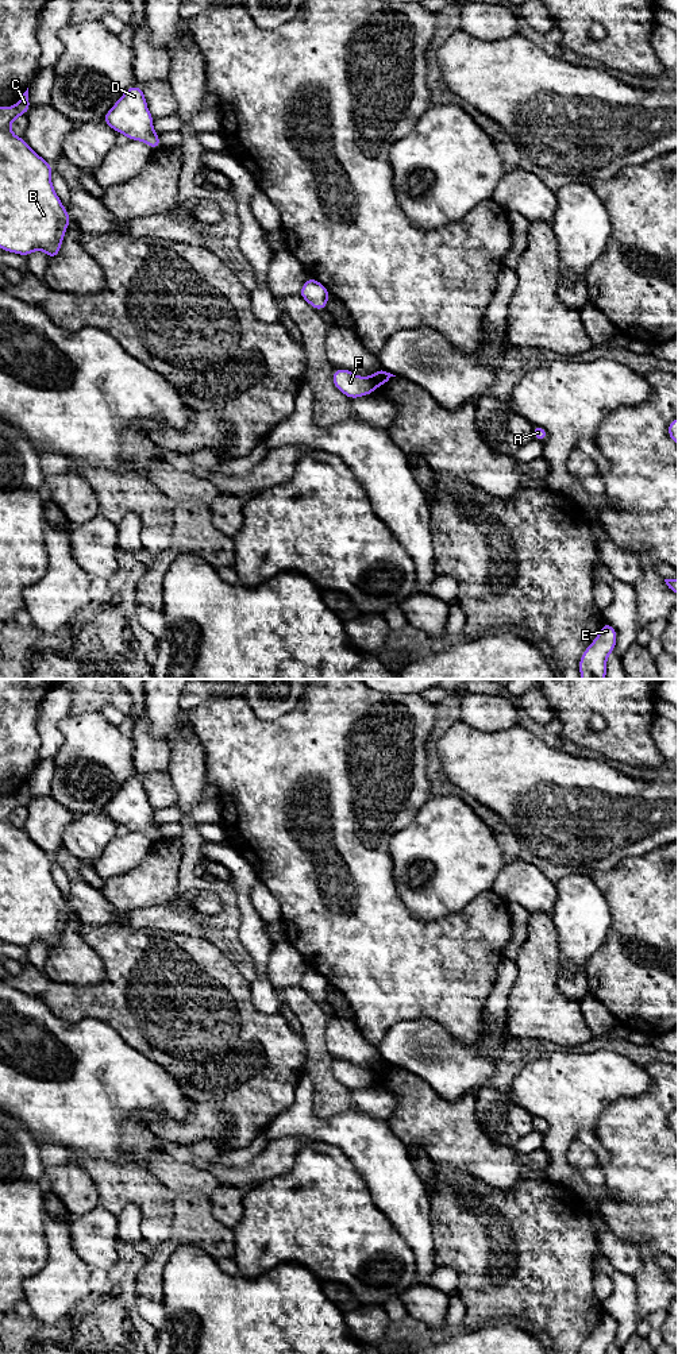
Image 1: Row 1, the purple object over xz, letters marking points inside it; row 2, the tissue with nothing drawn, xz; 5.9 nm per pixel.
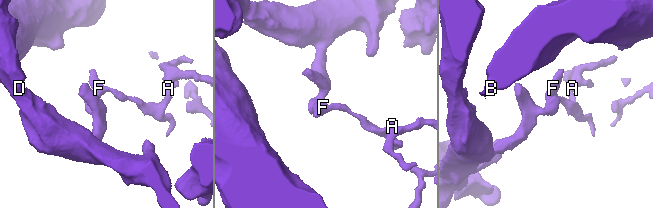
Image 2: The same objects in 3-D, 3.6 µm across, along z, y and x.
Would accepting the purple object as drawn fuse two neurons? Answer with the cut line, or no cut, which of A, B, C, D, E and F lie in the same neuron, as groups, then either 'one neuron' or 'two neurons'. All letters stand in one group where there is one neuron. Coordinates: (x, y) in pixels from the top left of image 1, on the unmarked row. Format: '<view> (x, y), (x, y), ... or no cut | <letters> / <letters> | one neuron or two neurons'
xz (369, 1068), (376, 1077) | A B C E / D F | two neurons

